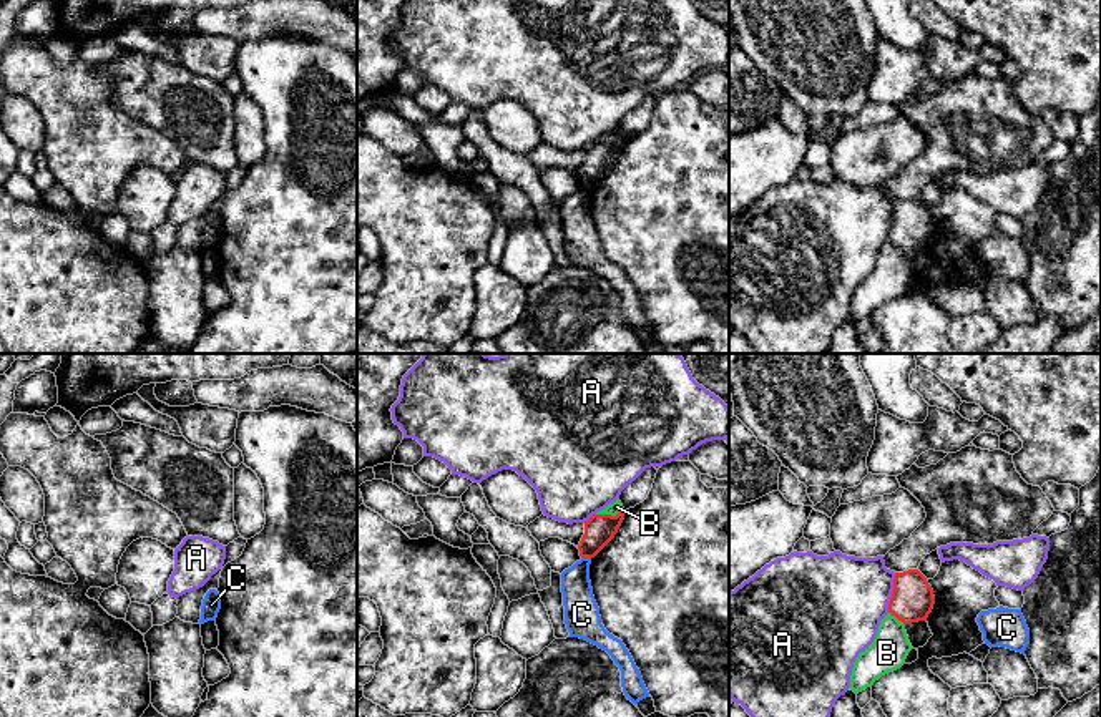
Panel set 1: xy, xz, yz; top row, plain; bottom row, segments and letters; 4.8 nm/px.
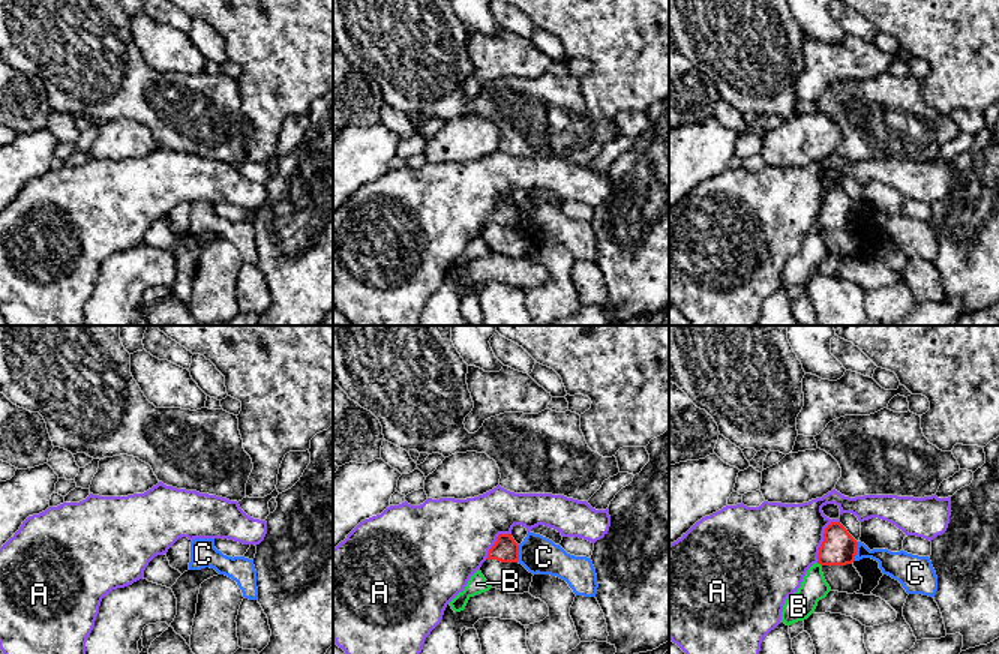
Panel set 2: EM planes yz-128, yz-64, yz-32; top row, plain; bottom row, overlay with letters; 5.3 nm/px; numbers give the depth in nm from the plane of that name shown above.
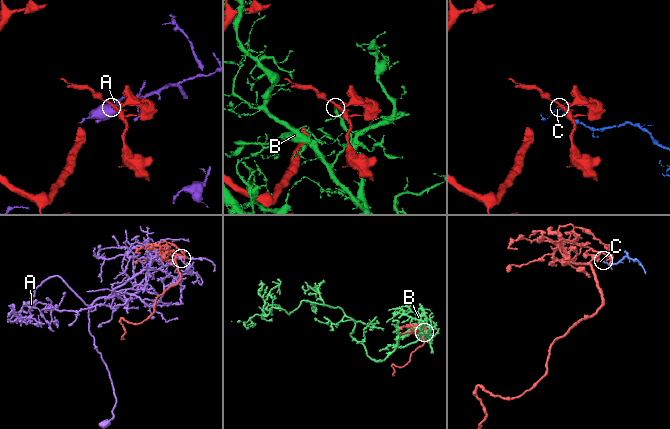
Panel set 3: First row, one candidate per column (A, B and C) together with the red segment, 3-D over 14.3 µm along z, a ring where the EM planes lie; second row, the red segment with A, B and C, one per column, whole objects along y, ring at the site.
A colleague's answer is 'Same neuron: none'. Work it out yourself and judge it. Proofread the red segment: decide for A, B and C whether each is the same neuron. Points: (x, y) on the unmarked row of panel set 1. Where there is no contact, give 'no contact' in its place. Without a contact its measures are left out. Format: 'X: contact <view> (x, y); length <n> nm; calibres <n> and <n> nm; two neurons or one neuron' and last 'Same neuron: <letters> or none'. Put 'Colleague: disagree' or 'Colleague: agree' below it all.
A: contact yz (892, 221); length 200 nm; calibres 220 and 420 nm; two neurons
B: contact xz (610, 143); length 140 nm; calibres 150 and 60 nm; two neurons
C: contact xz (587, 185); length 50 nm; calibres 150 and 160 nm; two neurons
Same neuron: none
Colleague: agree

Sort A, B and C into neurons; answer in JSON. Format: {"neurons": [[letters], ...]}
{"neurons": [["A"], ["B"], ["C"]]}

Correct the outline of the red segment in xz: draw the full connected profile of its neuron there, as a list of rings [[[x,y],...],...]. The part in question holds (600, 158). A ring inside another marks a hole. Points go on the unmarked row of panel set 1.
[[[626,138],[616,144],[611,143],[593,143],[585,149],[585,163],[578,173],[581,186],[595,186],[618,161]]]

